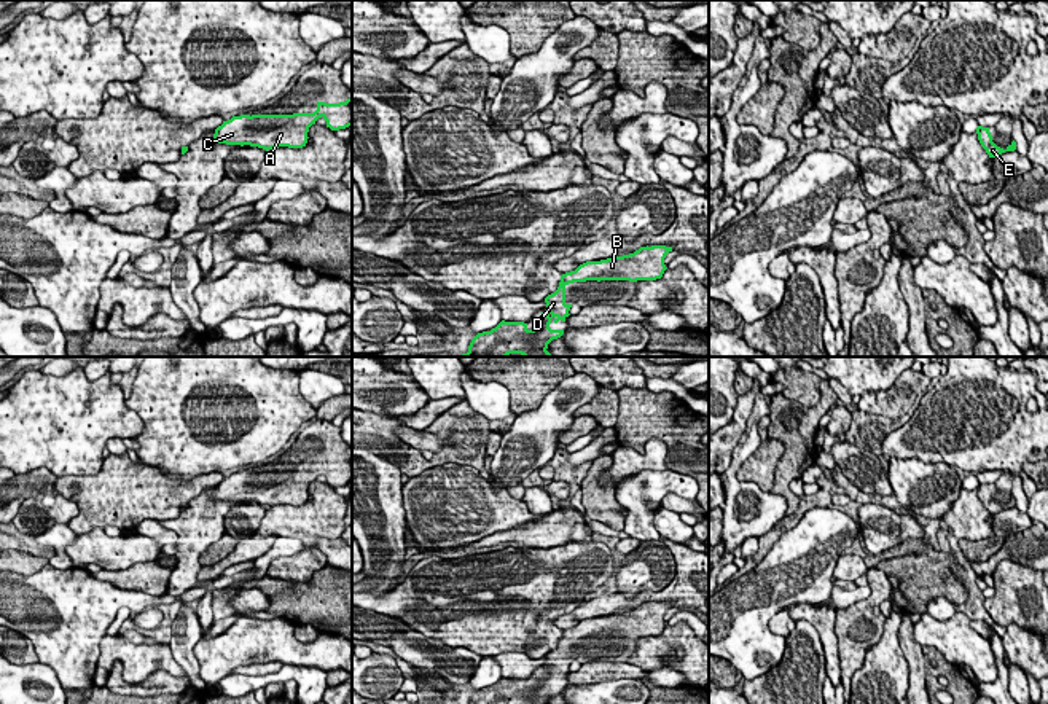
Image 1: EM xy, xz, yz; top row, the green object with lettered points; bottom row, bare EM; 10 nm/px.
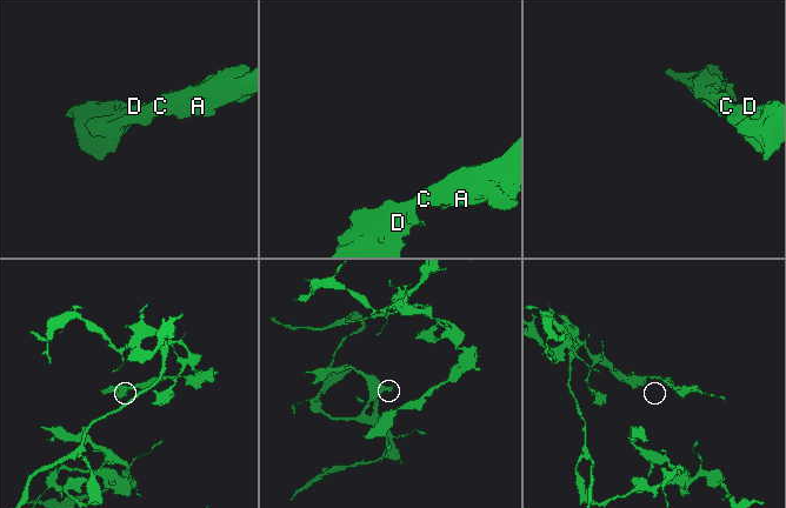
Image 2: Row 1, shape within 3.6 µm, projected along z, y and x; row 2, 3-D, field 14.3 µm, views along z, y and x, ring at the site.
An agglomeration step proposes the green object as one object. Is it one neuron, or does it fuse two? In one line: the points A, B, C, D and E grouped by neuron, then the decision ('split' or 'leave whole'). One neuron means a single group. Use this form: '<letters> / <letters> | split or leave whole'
A B C D E | leave whole

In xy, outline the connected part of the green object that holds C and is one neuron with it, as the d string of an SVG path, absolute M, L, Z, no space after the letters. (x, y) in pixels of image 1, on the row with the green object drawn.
M352 99L339 104L325 104L317 102L317 110L314 113L293 113L293 115L240 115L228 121L223 121L221 126L215 129L213 140L215 143L226 145L250 145L263 150L272 150L279 147L288 148L303 148L307 143L307 132L319 118L327 121L327 127L331 131L339 131L352 126Z

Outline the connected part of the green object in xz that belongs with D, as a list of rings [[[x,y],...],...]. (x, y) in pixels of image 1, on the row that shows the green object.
[[[651,245],[640,247],[634,253],[613,256],[600,261],[586,261],[575,271],[561,276],[559,287],[545,298],[546,311],[540,319],[534,319],[534,328],[529,330],[524,322],[502,320],[491,331],[478,333],[468,352],[462,357],[508,357],[521,354],[522,357],[553,357],[546,349],[553,339],[564,334],[564,330],[551,330],[549,323],[565,322],[572,304],[565,303],[565,287],[573,282],[586,280],[656,280],[667,269],[666,255],[672,247]]]

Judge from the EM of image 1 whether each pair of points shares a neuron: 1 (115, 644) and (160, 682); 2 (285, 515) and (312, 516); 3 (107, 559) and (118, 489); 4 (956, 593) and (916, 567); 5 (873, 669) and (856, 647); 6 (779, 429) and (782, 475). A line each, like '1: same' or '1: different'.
1: different
2: same
3: different
4: same
5: different
6: same

